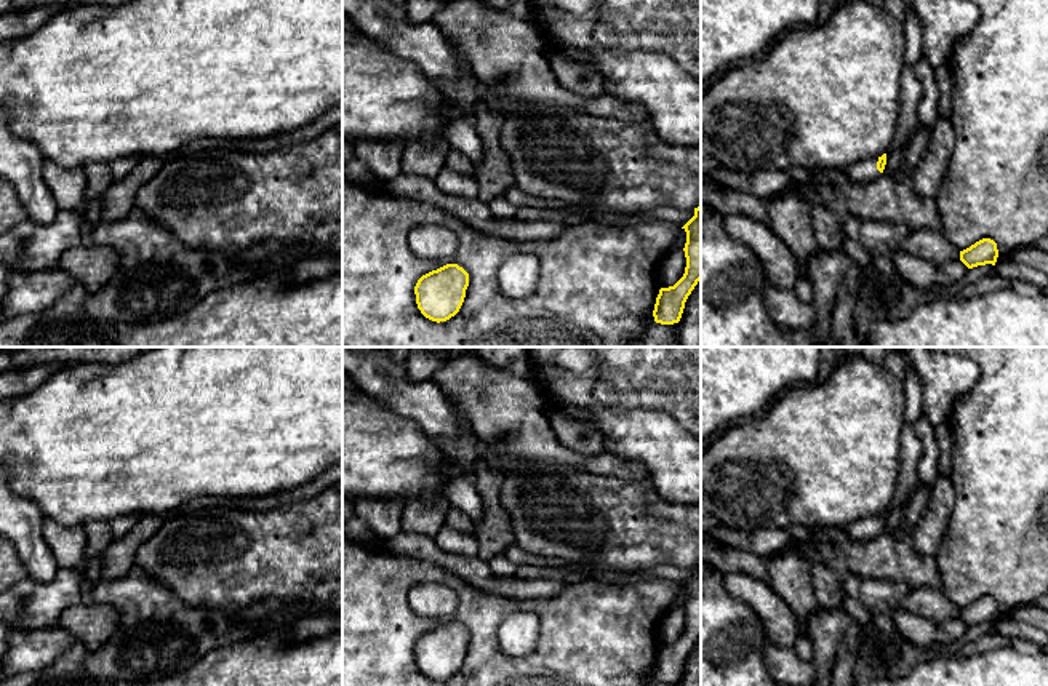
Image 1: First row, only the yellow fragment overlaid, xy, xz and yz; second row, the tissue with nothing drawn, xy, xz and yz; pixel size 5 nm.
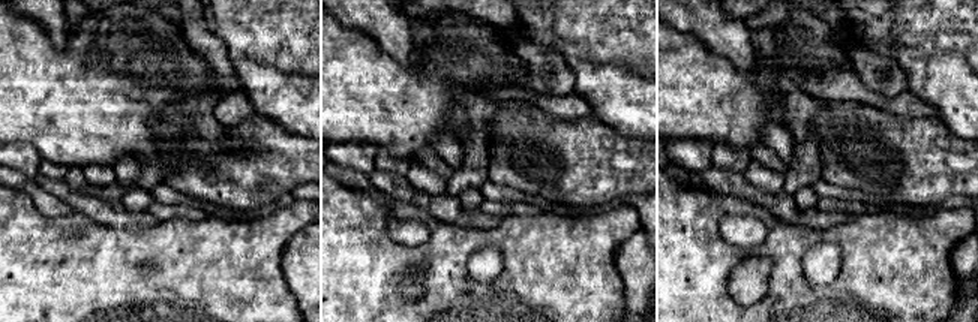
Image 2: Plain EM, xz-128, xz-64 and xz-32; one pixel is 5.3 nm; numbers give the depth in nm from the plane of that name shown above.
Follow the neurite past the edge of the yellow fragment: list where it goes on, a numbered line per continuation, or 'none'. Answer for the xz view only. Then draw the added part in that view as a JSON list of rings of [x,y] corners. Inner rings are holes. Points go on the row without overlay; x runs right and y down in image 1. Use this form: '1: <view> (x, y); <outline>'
none

